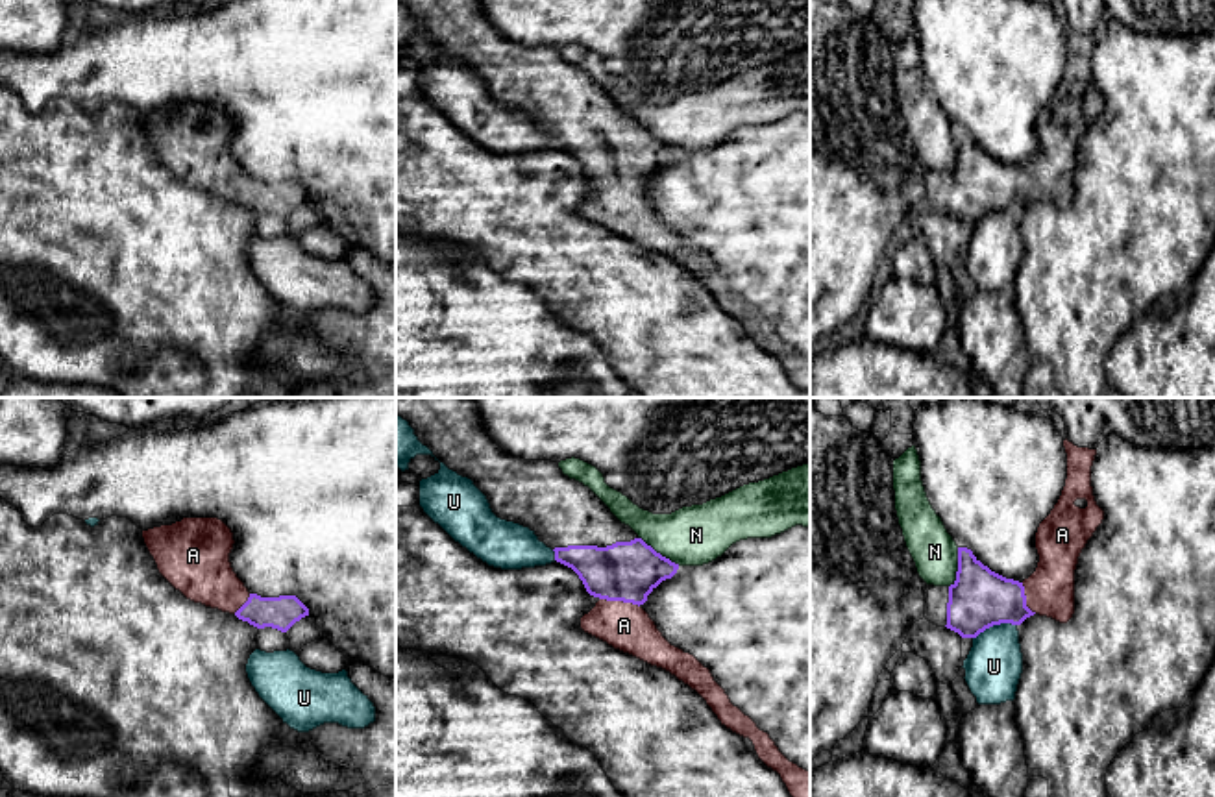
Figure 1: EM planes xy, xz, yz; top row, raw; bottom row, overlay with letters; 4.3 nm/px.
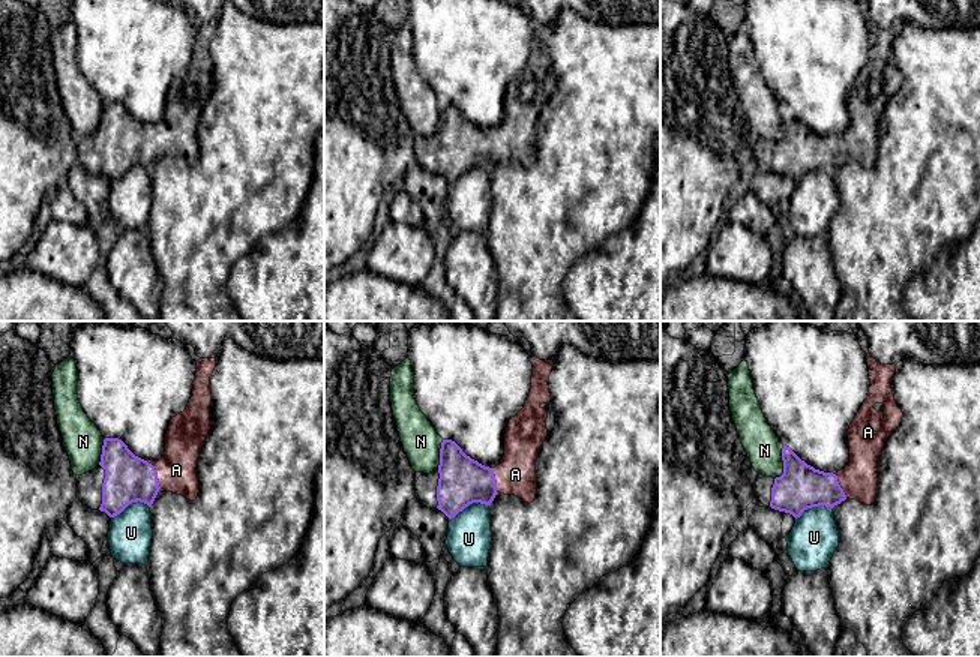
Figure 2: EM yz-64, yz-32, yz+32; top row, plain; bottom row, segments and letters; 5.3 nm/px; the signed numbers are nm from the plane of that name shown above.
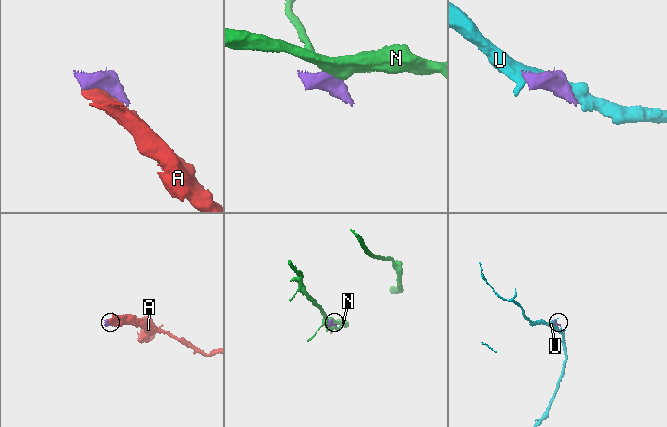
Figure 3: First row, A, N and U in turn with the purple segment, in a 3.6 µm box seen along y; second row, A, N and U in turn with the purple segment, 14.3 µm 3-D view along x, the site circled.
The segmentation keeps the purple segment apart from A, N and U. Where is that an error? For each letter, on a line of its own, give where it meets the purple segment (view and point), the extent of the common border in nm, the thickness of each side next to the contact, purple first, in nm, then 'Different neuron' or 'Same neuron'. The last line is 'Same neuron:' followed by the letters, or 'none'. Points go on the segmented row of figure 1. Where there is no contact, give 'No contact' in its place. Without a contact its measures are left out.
A: Touches purple at xz (620, 600). Shared border 180 nm. Thickness 260 nm (purple) against 200 nm. Same neuron
N: Touches purple at xz (659, 553). Shared border 220 nm. Thickness 260 nm (purple) against 260 nm. Different neuron
U: Touches purple at yz (994, 624). Shared border 200 nm. Thickness 260 nm (purple) against 240 nm. Different neuron
Same neuron: A

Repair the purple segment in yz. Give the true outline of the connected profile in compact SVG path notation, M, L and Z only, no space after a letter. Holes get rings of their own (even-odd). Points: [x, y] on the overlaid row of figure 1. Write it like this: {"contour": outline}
{"contour": "M1063 440L1067 479L1050 514L1039 523L1036 549L1039 562L1023 582L984 566L971 549L958 547L958 571L951 586L928 590L925 618L976 638L993 625L1021 625L1039 614L1067 623L1074 614L1074 570L1078 557L1104 520L1091 486L1097 449Z"}

